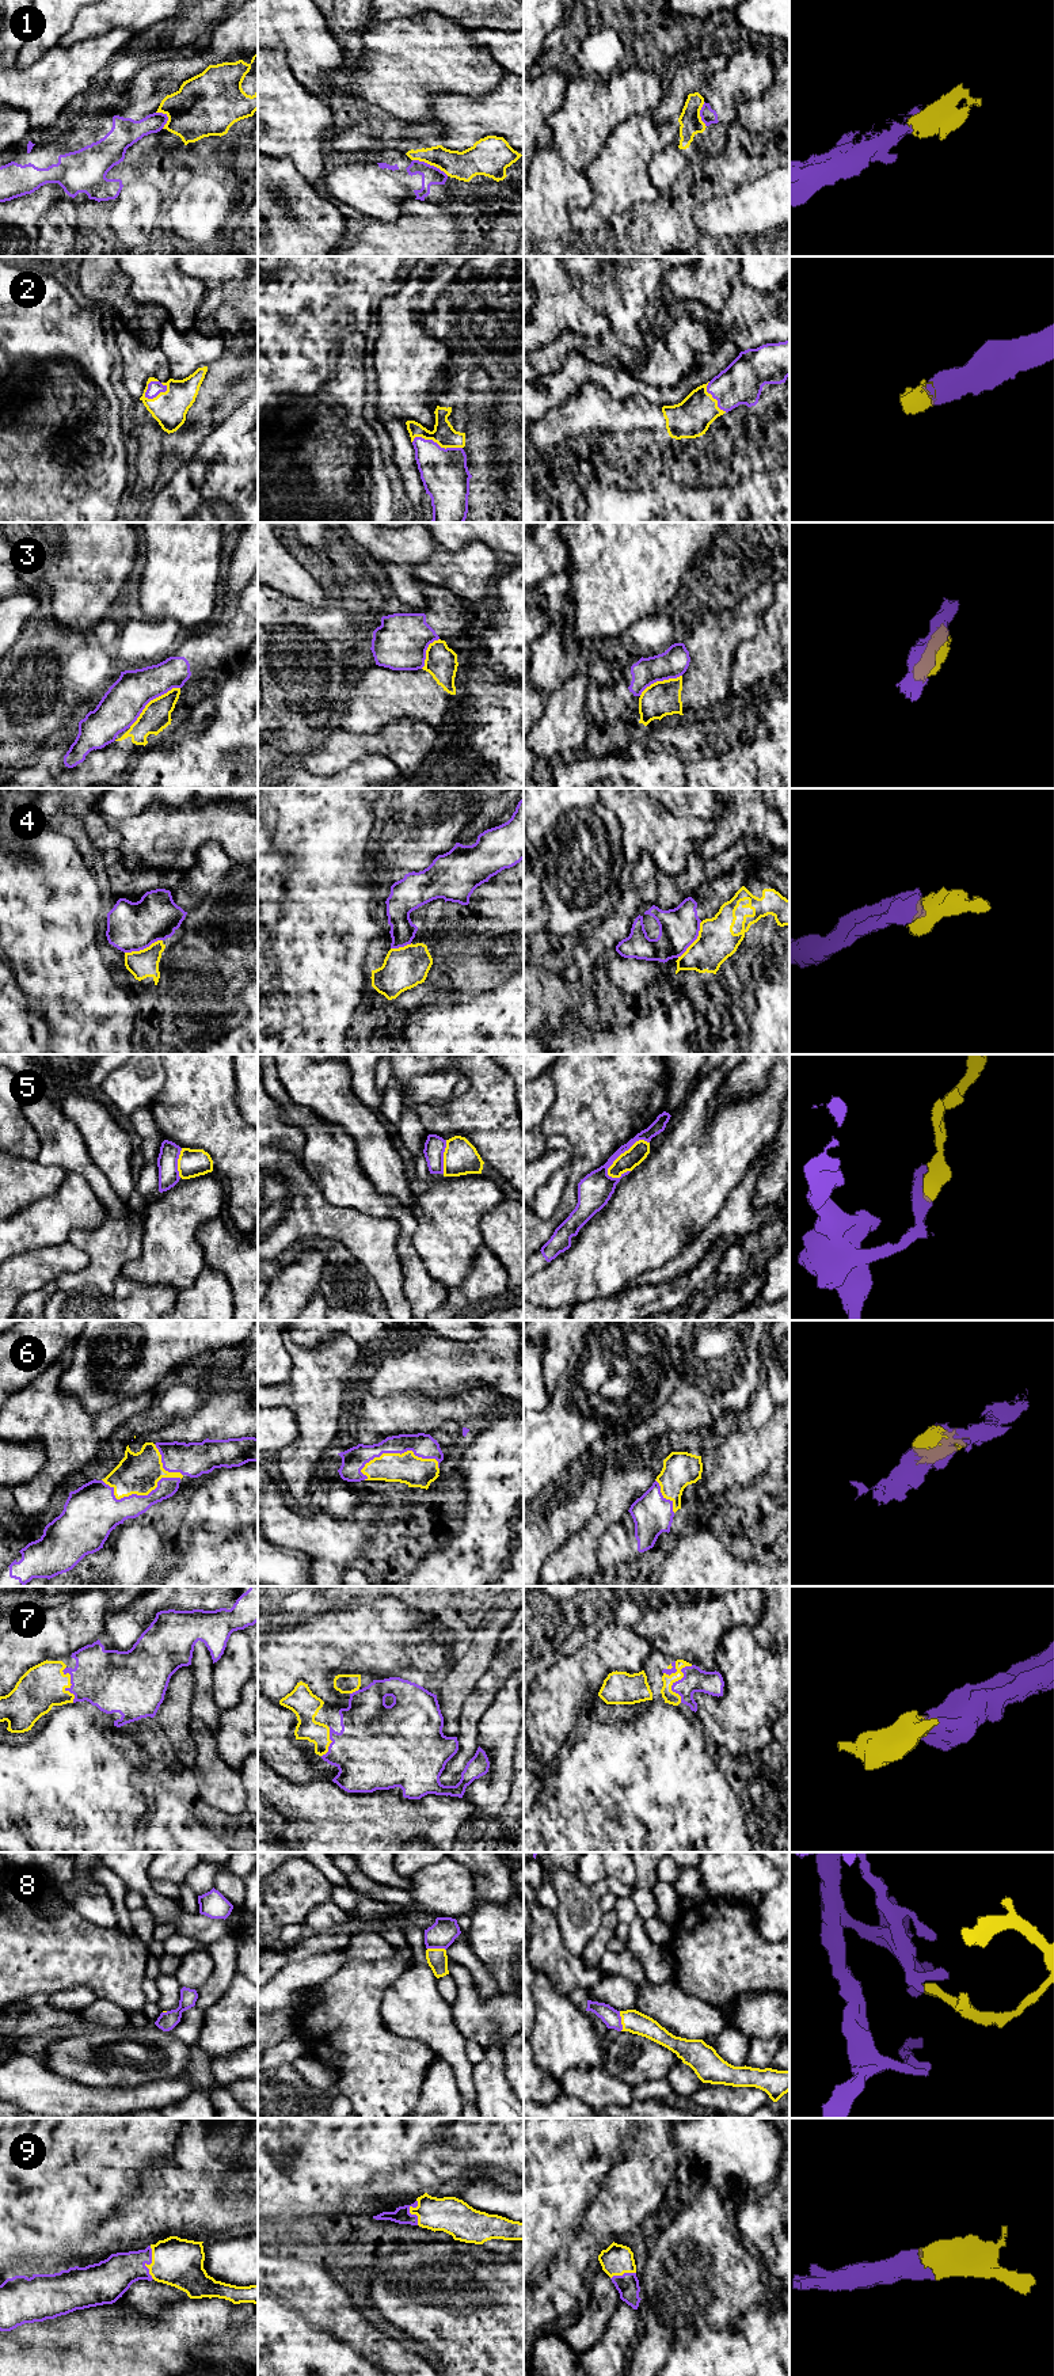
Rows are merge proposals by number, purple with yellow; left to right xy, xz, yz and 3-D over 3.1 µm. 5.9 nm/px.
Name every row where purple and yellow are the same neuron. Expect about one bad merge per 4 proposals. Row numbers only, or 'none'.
2, 6, 7, 8, 9

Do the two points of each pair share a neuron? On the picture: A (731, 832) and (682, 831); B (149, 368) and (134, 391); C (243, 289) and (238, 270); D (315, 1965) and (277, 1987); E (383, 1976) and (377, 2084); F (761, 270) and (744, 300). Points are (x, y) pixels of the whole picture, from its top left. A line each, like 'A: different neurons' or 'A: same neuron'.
A: different neurons
B: same neuron
C: different neurons
D: same neuron
E: same neuron
F: different neurons

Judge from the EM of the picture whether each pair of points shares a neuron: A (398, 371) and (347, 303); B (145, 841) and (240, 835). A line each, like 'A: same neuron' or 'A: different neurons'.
A: different neurons
B: same neuron

